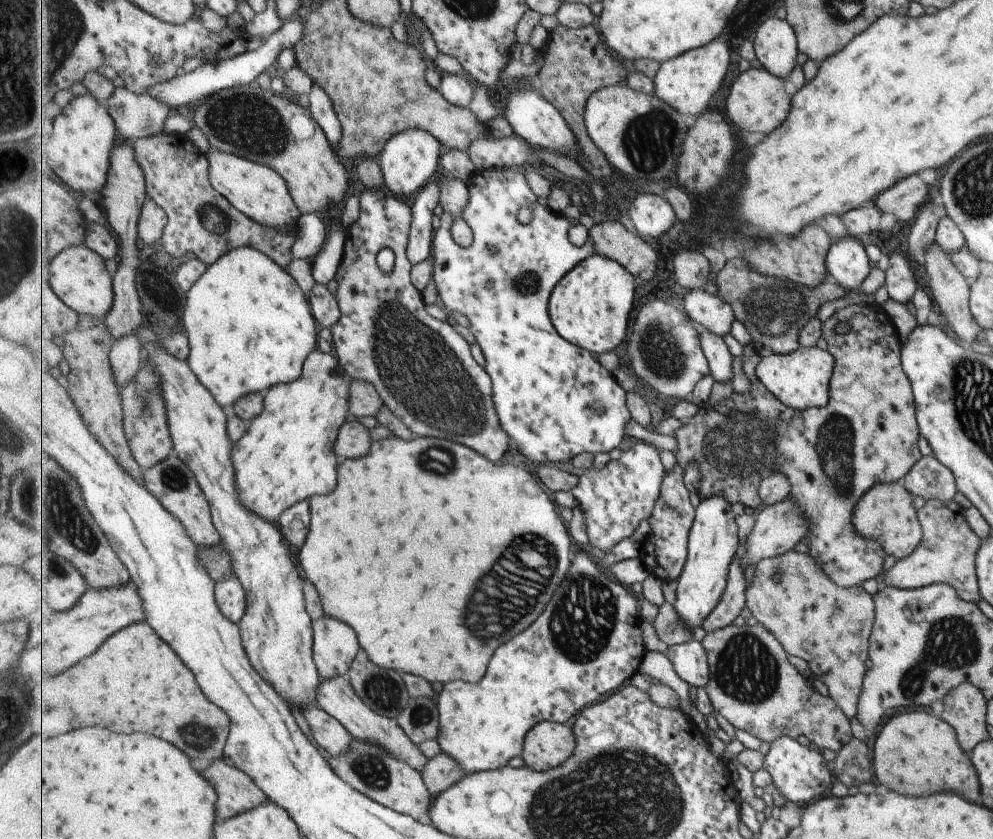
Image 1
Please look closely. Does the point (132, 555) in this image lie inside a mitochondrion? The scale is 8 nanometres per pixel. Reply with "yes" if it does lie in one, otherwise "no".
no

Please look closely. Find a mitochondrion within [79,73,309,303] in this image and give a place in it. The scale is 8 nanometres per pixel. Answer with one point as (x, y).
(247, 122)

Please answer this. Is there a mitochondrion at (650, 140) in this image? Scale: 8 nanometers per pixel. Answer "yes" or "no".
yes

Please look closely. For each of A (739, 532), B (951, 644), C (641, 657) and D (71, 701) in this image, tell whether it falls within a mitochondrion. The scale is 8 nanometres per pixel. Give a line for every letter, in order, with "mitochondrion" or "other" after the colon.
A: other
B: mitochondrion
C: other
D: other

